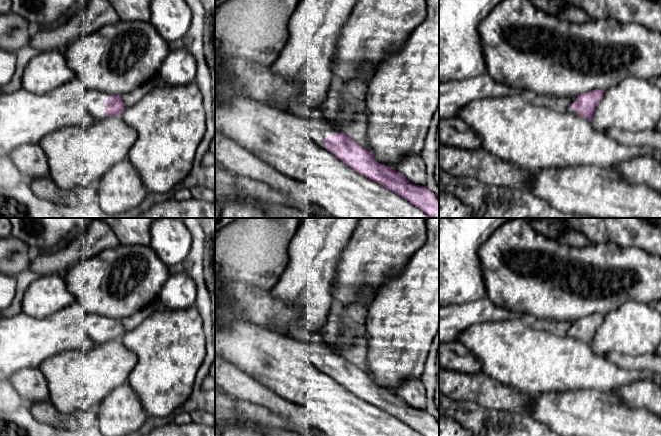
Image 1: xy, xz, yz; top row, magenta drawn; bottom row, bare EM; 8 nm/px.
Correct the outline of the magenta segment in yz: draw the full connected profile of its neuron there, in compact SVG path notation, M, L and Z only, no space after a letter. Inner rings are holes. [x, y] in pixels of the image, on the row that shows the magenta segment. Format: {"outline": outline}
{"outline": "M595 89L572 98L567 112L592 121L595 109L602 100L604 93L604 90Z"}

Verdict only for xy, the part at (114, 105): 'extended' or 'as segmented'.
extended

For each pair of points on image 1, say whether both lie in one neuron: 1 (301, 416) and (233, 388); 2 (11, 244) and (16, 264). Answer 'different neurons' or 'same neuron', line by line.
1: same neuron
2: same neuron

